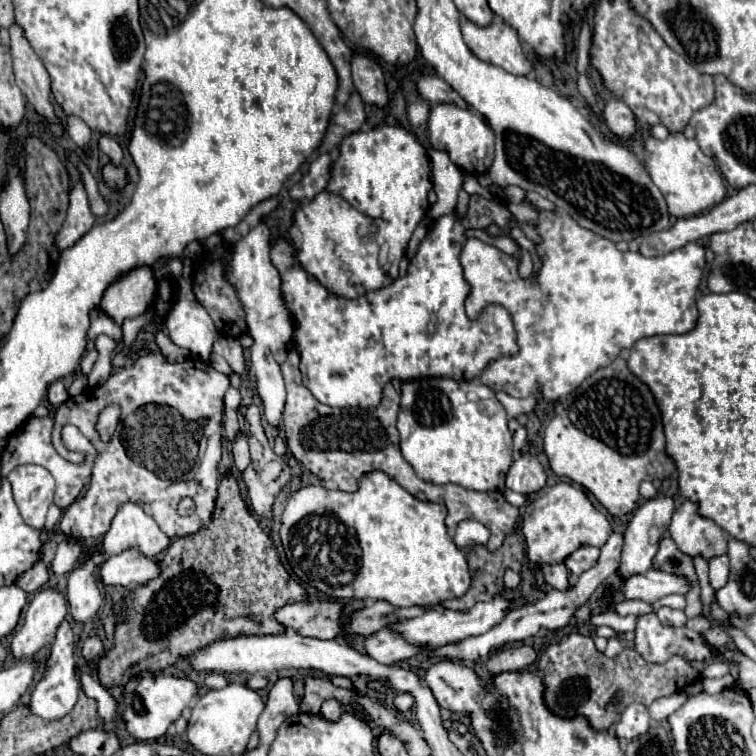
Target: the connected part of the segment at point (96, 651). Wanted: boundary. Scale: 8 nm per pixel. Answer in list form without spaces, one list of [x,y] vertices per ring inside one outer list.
[[[91,636],[91,638],[85,640],[81,652],[83,652],[83,658],[85,658],[87,662],[91,662],[91,660],[95,660],[95,658],[103,652],[103,644],[101,644],[101,640],[99,640],[97,636]]]

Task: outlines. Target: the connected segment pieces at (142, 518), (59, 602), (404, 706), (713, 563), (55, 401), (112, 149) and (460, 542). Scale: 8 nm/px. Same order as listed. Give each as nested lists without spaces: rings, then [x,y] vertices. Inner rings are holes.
[[[127,502],[119,506],[111,528],[103,536],[101,550],[105,556],[121,554],[125,550],[137,550],[147,558],[159,556],[171,540],[161,532],[157,522],[143,512],[139,504]]]
[[[39,590],[33,594],[25,612],[23,626],[11,640],[11,654],[15,660],[33,658],[47,640],[55,640],[55,632],[61,620],[67,616],[67,602],[57,590]]]
[[[403,692],[395,694],[395,708],[397,708],[401,714],[407,714],[407,712],[411,710],[411,706],[413,706],[413,698],[411,698],[409,694],[403,694]]]
[[[713,556],[709,560],[709,582],[713,590],[723,588],[723,584],[727,584],[727,576],[729,576],[729,556]]]
[[[53,382],[53,384],[49,386],[49,390],[47,390],[47,402],[49,402],[51,406],[57,408],[57,406],[63,404],[67,398],[69,398],[69,396],[67,396],[67,388],[65,388],[63,382]]]
[[[101,136],[99,148],[101,148],[103,154],[109,156],[109,160],[111,160],[115,166],[119,166],[119,164],[123,162],[123,150],[121,150],[121,146],[117,144],[115,138],[111,138],[111,136]]]
[[[463,520],[457,530],[455,530],[455,536],[453,536],[455,544],[459,548],[465,548],[465,546],[475,546],[475,544],[487,544],[489,540],[489,530],[479,524],[477,520]]]

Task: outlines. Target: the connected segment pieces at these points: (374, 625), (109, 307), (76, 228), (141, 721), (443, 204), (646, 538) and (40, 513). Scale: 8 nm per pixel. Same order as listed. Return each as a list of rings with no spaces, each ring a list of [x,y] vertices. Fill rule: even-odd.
[[[383,600],[365,606],[361,612],[351,616],[349,626],[345,628],[351,634],[363,634],[363,636],[371,636],[383,628],[387,628],[393,622],[403,622],[415,616],[421,616],[427,608],[423,606],[411,606],[411,608],[395,608]]]
[[[149,266],[133,268],[109,284],[101,298],[101,310],[121,326],[125,318],[135,318],[151,306],[155,288],[157,280]]]
[[[79,180],[71,192],[69,192],[69,210],[67,210],[67,218],[63,228],[59,230],[55,244],[59,250],[69,248],[71,244],[75,244],[83,234],[87,234],[95,224],[95,216],[89,208],[89,198],[85,192],[83,182]]]
[[[139,676],[125,686],[123,700],[117,704],[117,712],[125,720],[127,732],[137,740],[157,740],[163,736],[173,724],[183,708],[189,706],[191,698],[197,694],[197,686],[193,680],[177,678],[177,676]]]
[[[429,148],[427,156],[431,160],[431,172],[433,172],[433,186],[437,192],[437,202],[429,210],[429,218],[435,220],[443,214],[453,214],[457,204],[457,194],[463,186],[463,172],[451,164],[449,156],[441,150]]]
[[[669,496],[651,498],[635,510],[635,514],[625,530],[625,546],[623,546],[621,566],[619,566],[619,572],[623,578],[633,576],[633,574],[643,574],[643,572],[653,568],[653,558],[655,558],[657,548],[659,548],[659,540],[667,534],[673,510],[675,510],[675,502]]]
[[[23,464],[9,472],[13,496],[19,512],[31,528],[41,530],[45,526],[45,514],[55,494],[55,480],[49,470],[35,464]]]

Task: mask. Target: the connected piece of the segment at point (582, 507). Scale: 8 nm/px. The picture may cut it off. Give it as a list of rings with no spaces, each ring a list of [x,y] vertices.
[[[559,482],[537,496],[525,510],[523,516],[523,536],[527,542],[527,560],[529,566],[539,568],[545,564],[559,564],[571,552],[581,546],[597,546],[601,548],[611,536],[613,528],[607,516],[593,506],[587,498],[585,490],[577,483]]]

